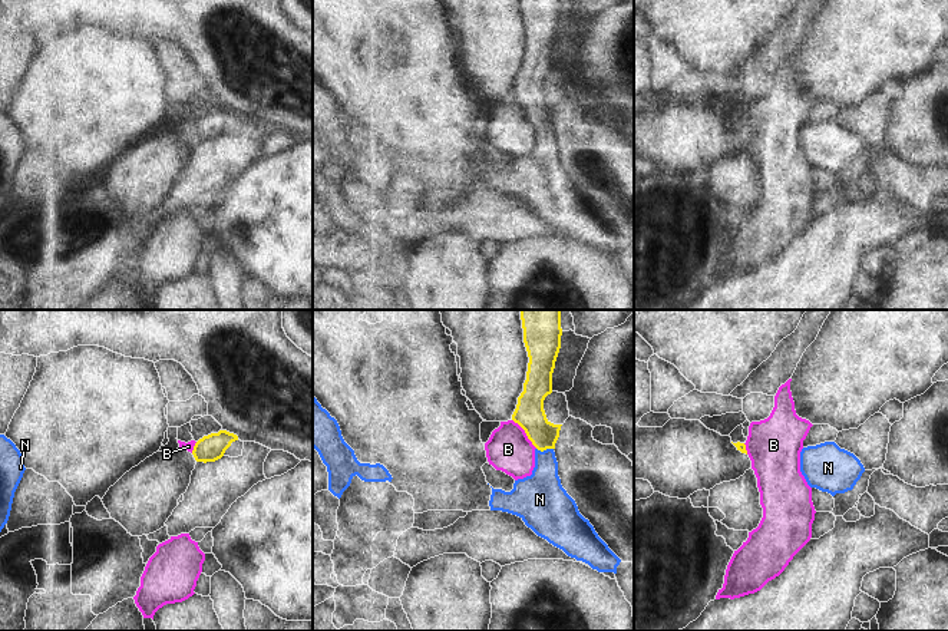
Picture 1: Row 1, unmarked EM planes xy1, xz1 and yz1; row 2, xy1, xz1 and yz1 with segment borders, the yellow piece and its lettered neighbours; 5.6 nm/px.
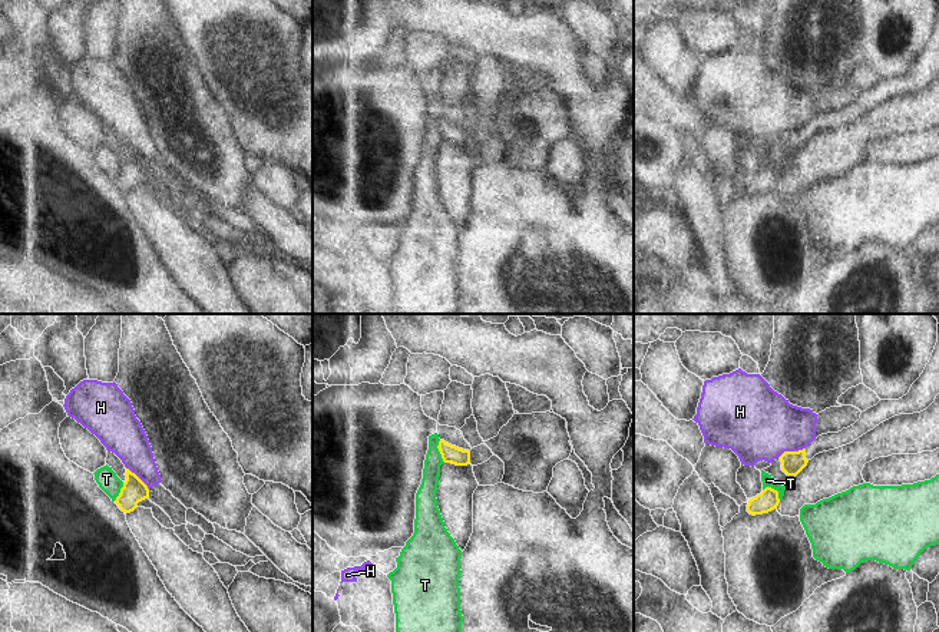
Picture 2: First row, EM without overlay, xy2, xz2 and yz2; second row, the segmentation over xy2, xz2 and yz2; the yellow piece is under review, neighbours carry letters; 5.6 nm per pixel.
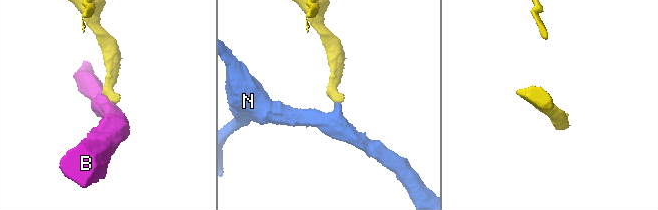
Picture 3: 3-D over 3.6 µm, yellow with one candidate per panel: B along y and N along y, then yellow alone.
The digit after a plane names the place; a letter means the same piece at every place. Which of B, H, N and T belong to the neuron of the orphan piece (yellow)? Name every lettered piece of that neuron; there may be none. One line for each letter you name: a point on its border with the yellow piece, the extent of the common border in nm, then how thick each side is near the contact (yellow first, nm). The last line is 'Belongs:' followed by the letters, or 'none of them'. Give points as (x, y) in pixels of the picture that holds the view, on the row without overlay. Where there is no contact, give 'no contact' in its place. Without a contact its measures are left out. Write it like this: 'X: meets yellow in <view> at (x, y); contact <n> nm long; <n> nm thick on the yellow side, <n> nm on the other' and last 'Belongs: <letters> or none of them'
N: meets yellow in xz1 at (545, 128); contact 100 nm long; 170 nm thick on the yellow side, 240 nm on the other
Belongs: N

